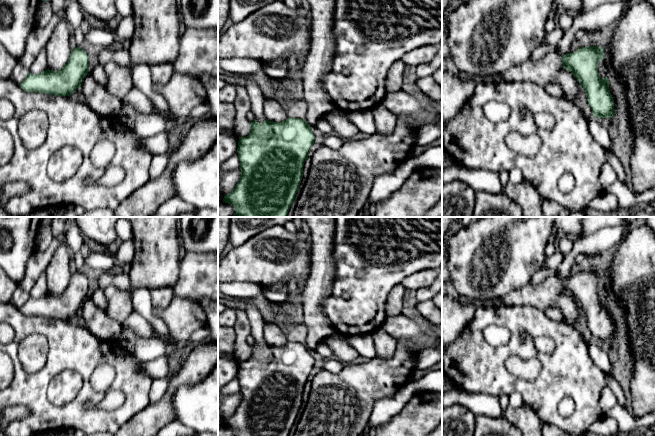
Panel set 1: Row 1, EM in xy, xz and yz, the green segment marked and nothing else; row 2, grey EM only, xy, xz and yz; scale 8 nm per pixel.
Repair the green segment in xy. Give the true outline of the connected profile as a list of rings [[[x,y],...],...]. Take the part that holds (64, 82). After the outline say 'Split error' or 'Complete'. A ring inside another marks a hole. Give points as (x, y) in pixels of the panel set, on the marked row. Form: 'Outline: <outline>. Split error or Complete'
Outline: [[[81,48],[71,50],[69,60],[60,70],[45,70],[40,74],[26,73],[20,84],[26,92],[70,96],[80,87],[86,104],[102,116],[114,116],[121,107],[121,100],[110,94],[88,73],[89,56]]]. Split error

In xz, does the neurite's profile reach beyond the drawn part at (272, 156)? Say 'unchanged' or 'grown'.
grown

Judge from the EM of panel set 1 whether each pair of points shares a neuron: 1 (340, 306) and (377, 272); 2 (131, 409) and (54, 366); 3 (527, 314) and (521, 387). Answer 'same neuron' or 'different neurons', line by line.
1: same neuron
2: same neuron
3: same neuron

